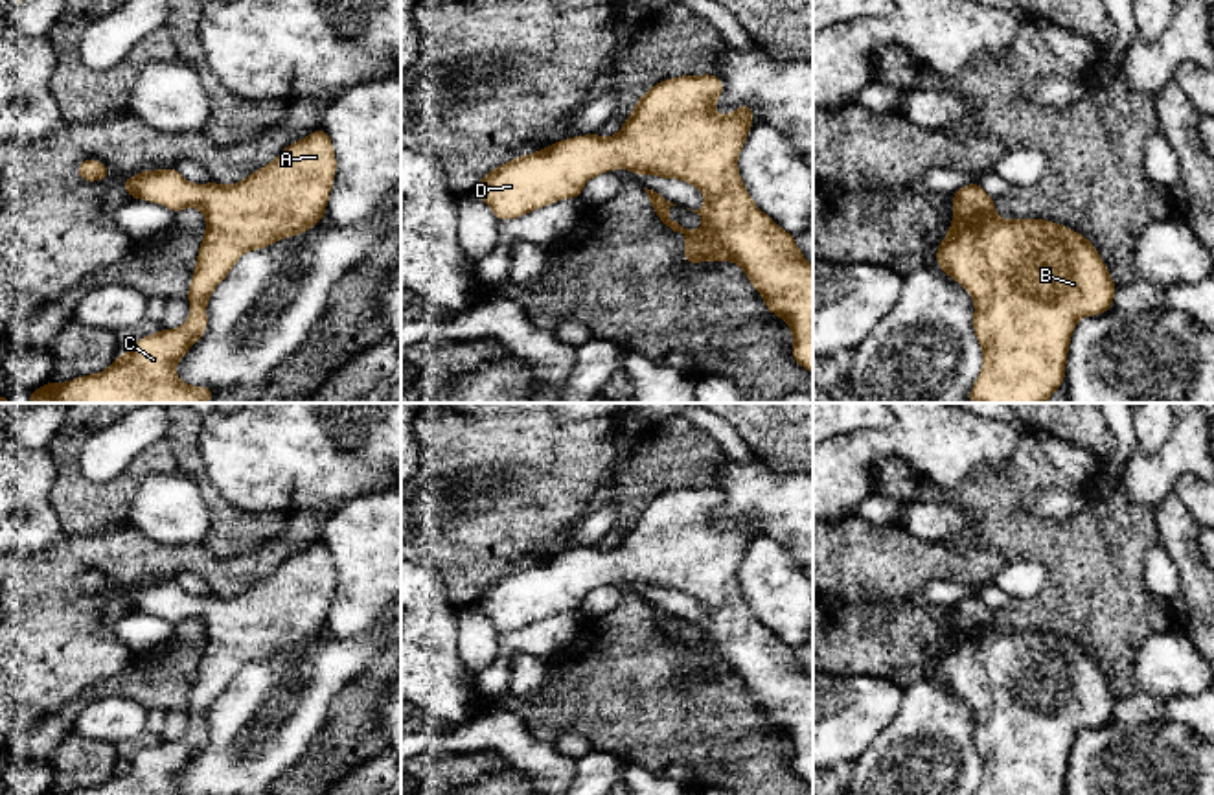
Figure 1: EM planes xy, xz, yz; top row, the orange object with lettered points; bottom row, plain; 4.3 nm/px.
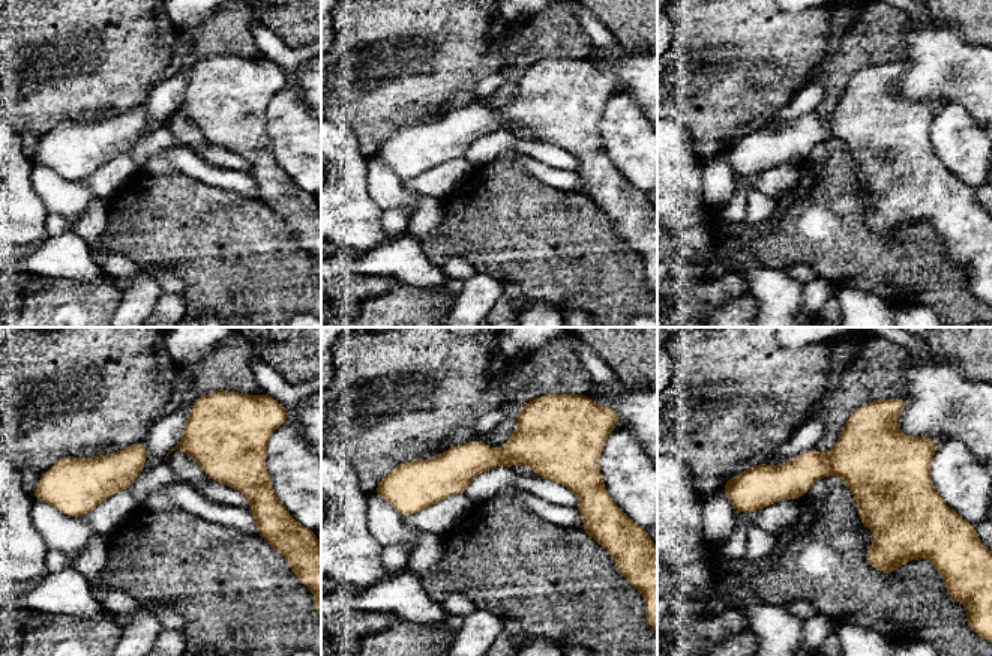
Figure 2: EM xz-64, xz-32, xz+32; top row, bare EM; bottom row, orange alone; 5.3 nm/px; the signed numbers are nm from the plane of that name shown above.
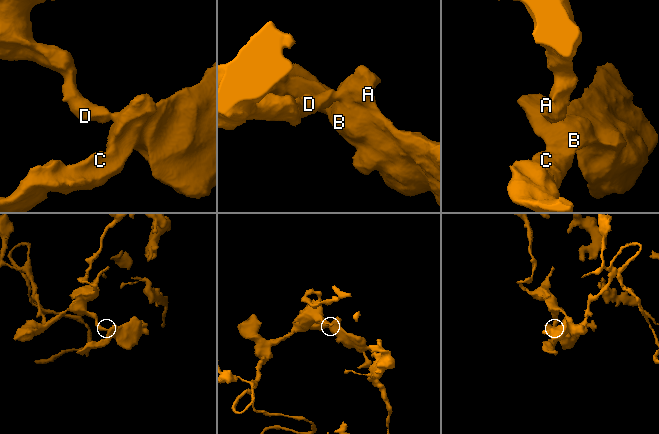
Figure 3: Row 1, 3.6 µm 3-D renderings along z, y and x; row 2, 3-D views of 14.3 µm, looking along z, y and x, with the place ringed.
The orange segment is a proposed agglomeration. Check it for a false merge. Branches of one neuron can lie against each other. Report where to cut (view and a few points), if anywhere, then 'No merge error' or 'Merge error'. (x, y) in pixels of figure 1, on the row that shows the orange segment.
No split. No merge error

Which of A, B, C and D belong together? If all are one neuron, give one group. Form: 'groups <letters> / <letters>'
groups A B C D

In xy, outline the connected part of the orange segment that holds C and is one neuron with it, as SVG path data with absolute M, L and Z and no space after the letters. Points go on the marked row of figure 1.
M320 127L287 145L270 164L232 186L212 180L208 184L189 184L177 167L147 169L131 179L121 179L120 186L127 188L129 199L158 202L173 213L195 206L206 215L206 234L186 294L191 305L189 318L177 329L162 328L155 335L138 339L127 353L121 353L101 374L81 375L66 383L50 381L31 390L28 403L208 403L213 399L213 388L189 386L175 372L175 364L208 328L206 304L210 294L245 252L267 248L283 237L302 236L307 228L320 223L326 215L335 175L335 147L327 131Z

